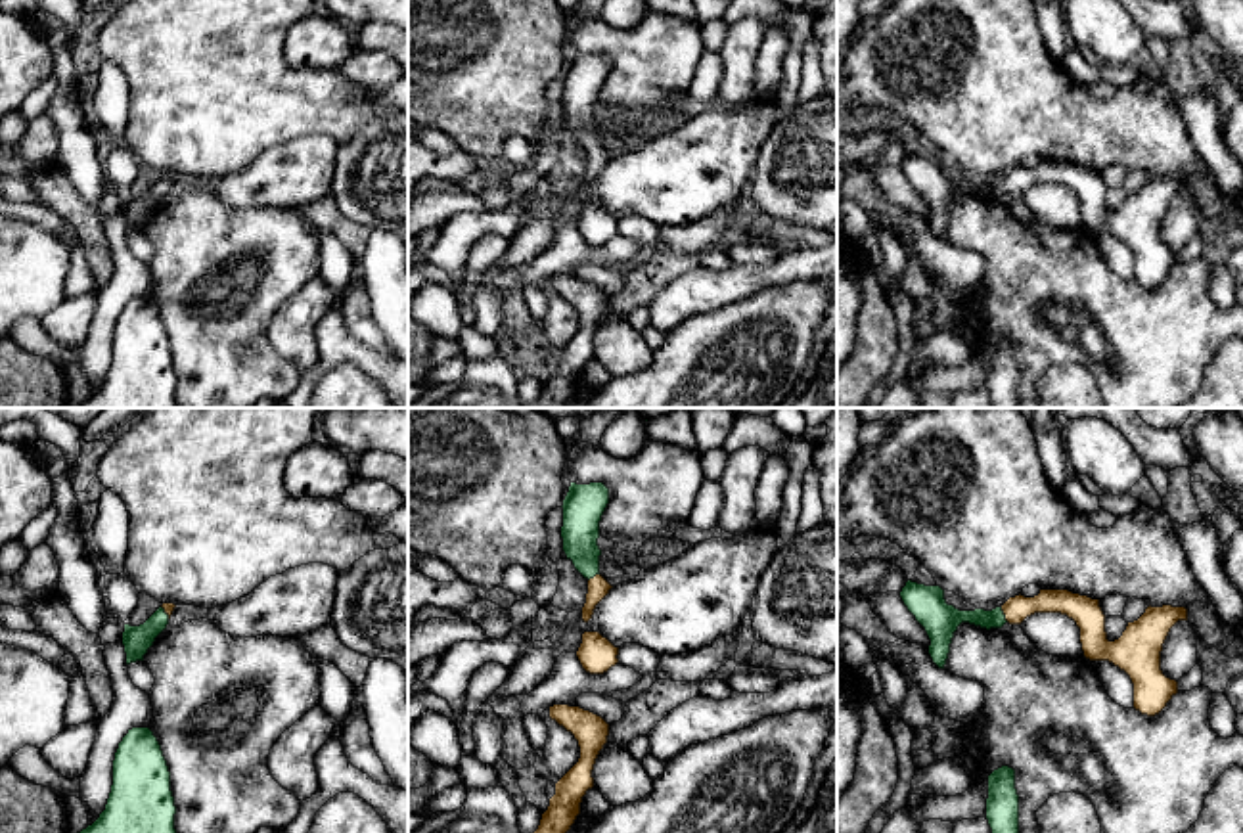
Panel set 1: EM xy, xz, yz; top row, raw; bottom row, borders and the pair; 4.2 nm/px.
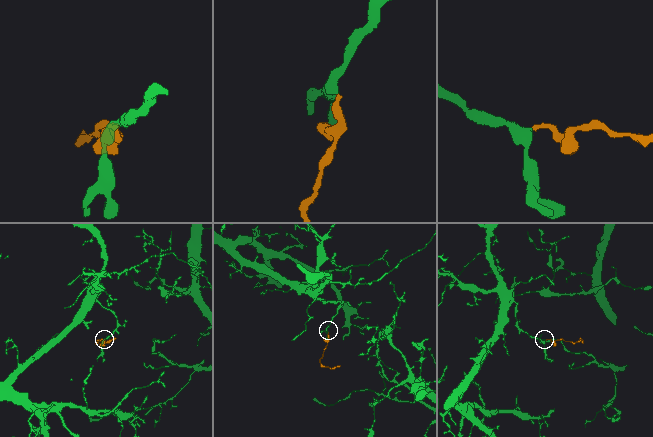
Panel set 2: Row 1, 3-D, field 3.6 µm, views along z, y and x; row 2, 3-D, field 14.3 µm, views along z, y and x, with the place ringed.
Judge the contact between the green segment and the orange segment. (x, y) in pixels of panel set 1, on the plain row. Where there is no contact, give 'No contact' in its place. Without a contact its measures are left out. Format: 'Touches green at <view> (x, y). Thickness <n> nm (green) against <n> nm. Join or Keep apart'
Touches green at yz (1004, 186). Thickness 130 nm (green) against 110 nm. Join

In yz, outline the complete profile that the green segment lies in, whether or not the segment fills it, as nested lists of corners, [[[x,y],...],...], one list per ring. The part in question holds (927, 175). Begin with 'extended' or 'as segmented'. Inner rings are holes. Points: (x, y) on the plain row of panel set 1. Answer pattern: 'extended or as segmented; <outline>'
extended; [[[912,151],[906,153],[900,169],[925,199],[931,211],[929,226],[938,239],[944,239],[954,203],[961,193],[990,201],[1002,199],[1006,193],[1021,195],[1034,184],[1061,184],[1080,199],[1086,230],[1109,232],[1130,247],[1136,281],[1155,287],[1178,264],[1178,253],[1166,249],[1161,241],[1161,222],[1170,199],[1178,191],[1187,191],[1186,178],[1149,176],[1138,191],[1128,193],[1119,211],[1109,213],[1099,170],[1069,161],[1040,161],[1034,169],[1019,165],[992,182],[960,182],[946,174],[940,157],[925,157]]]

